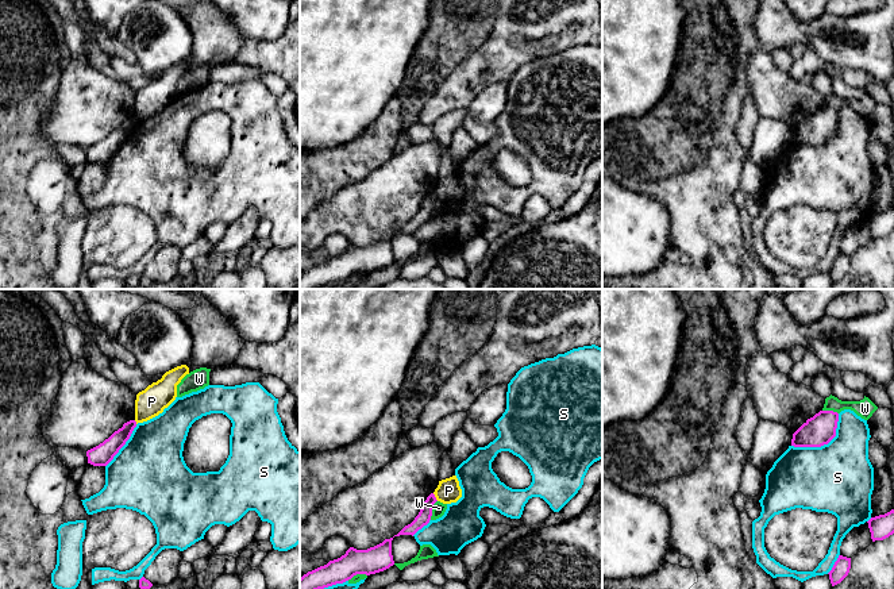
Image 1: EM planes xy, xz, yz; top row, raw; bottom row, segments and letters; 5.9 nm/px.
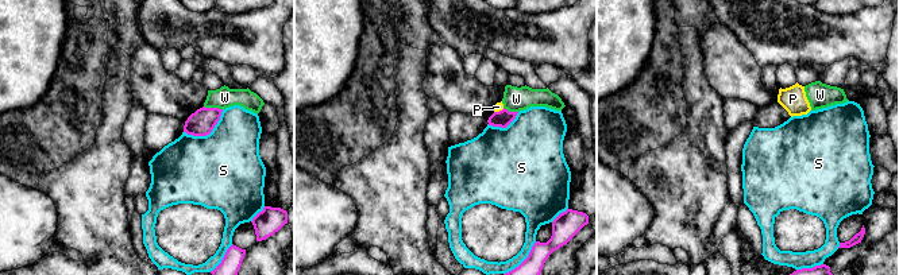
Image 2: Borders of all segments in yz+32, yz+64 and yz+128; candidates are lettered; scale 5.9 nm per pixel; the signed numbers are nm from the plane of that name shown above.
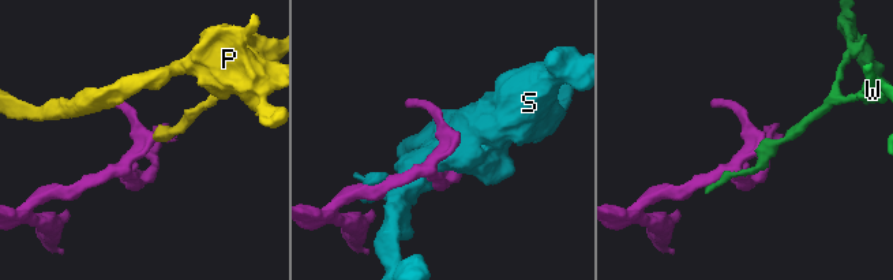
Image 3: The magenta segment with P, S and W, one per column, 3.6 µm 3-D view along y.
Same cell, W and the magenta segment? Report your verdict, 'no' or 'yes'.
no

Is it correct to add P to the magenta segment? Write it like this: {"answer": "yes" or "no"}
{"answer": "no"}

